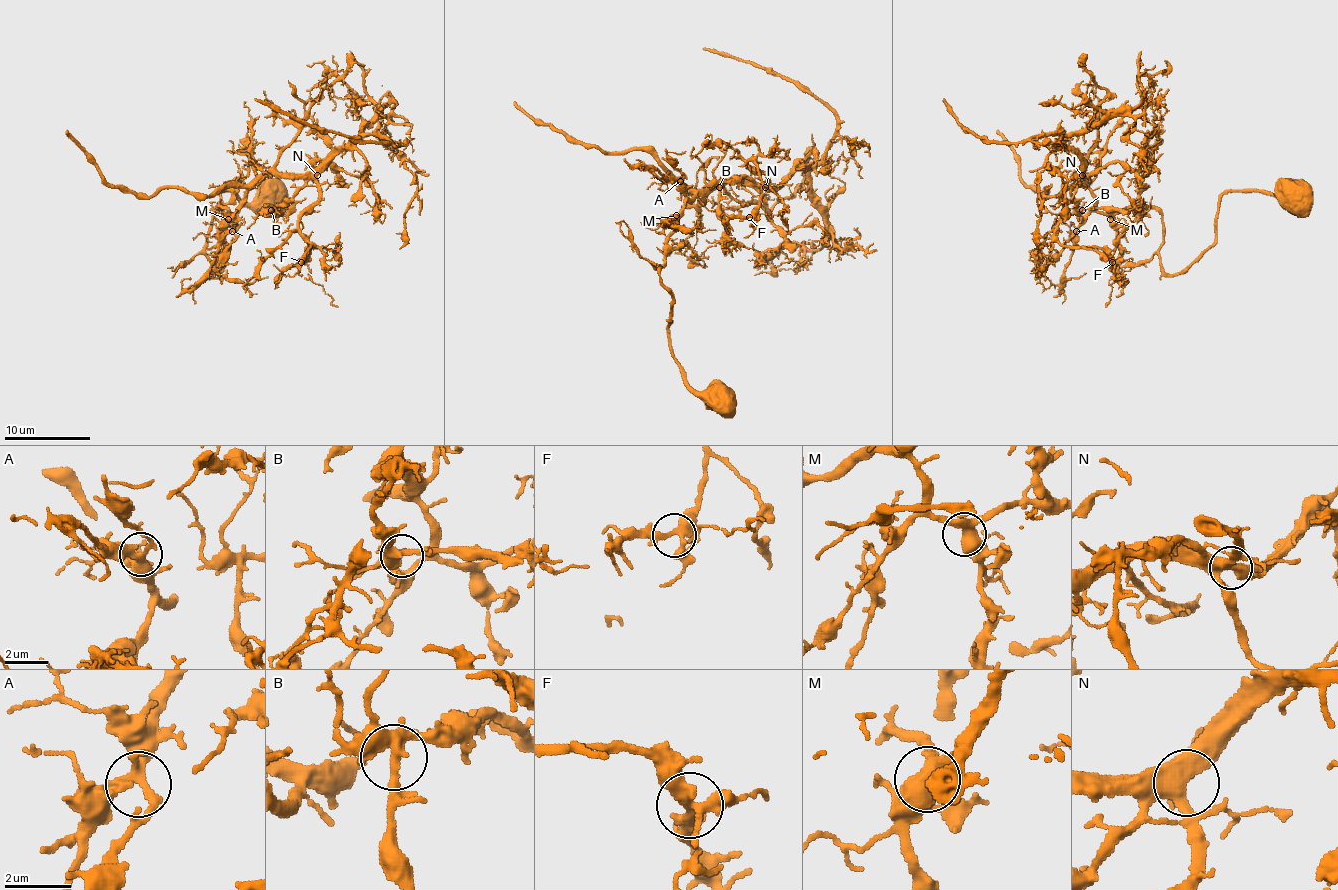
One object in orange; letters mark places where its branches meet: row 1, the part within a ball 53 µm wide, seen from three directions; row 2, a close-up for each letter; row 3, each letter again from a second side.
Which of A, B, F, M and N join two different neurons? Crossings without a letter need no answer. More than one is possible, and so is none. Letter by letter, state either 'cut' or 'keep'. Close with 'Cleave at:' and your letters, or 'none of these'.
A: keep
B: keep
F: keep
M: keep
N: keep
Cleave at: none of these

